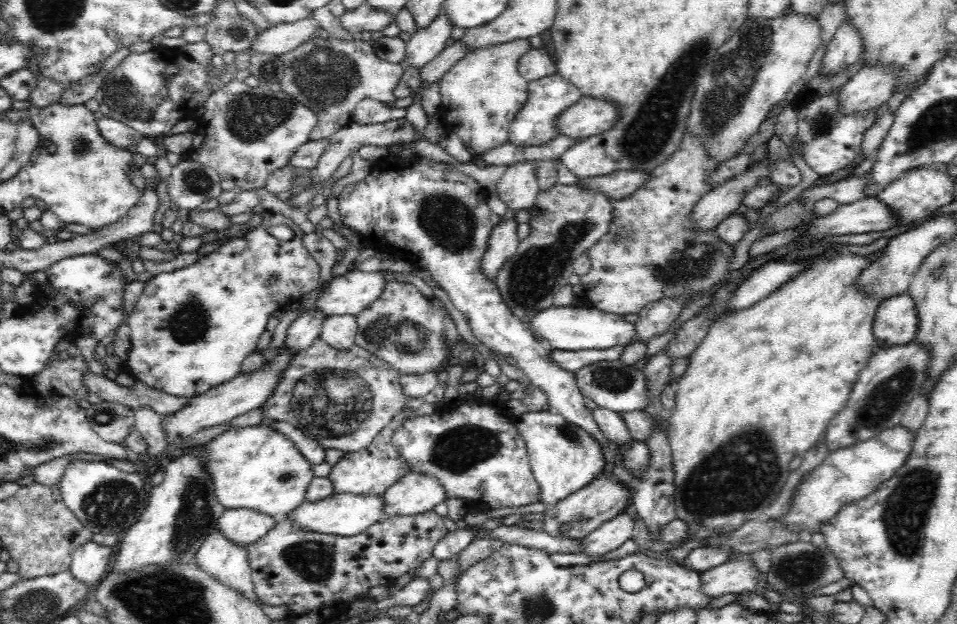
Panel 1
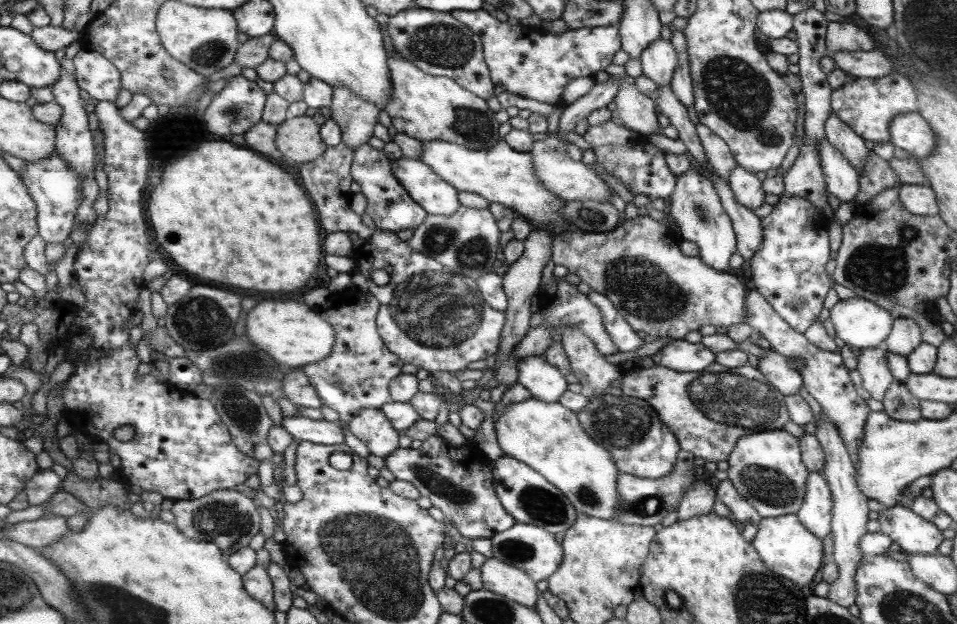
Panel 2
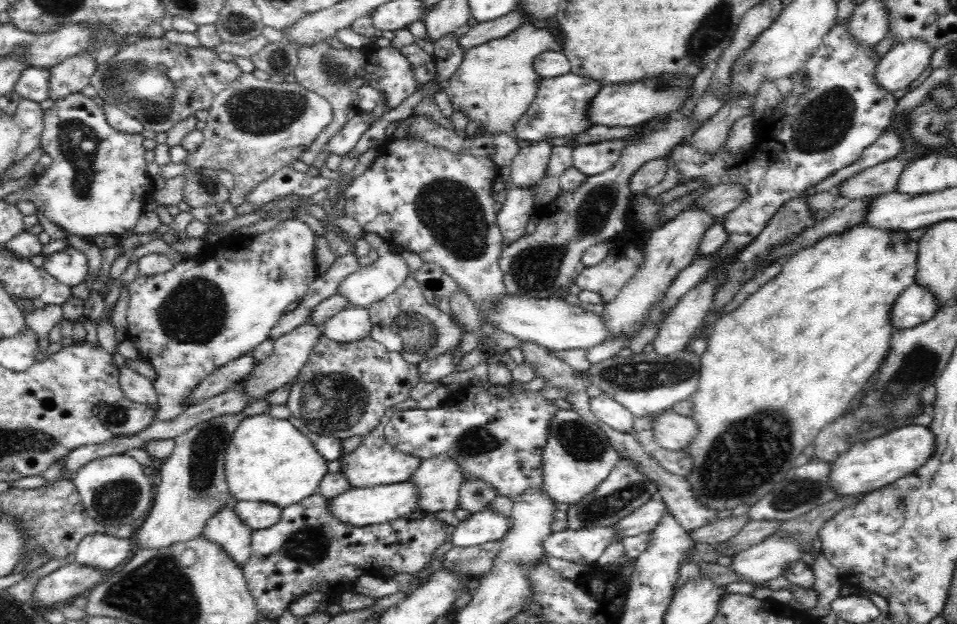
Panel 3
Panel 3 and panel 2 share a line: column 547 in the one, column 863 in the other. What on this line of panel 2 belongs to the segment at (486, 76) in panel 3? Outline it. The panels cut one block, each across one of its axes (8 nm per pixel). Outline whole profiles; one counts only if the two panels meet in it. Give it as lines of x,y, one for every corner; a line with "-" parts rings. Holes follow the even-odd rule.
830,18
826,26
824,45
826,52
855,52
873,50
873,39
857,24

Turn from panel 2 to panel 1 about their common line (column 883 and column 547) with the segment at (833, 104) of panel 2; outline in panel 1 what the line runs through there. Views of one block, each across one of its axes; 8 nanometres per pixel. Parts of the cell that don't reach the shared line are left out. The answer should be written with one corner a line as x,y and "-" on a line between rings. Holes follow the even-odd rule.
557,72
540,80
528,82
529,91
525,104
509,126
509,142
514,146
540,146
557,134
556,120
561,112
581,99
581,91
576,85
564,80

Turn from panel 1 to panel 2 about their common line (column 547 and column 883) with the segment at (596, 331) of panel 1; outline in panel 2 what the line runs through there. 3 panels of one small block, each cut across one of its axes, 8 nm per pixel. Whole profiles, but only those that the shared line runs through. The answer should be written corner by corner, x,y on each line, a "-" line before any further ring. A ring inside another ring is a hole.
859,297
833,299
828,308
835,335
850,348
883,346
895,322
887,309

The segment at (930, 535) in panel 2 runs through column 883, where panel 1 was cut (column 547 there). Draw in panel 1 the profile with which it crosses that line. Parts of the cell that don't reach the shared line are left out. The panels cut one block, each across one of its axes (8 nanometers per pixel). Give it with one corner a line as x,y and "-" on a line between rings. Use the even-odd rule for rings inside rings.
606,478
595,479
585,487
580,488
565,499
559,500
553,507
542,513
541,530
550,536
579,540
601,526
606,520
613,519
620,512
624,512
626,504
632,501
633,489
627,493
616,480

